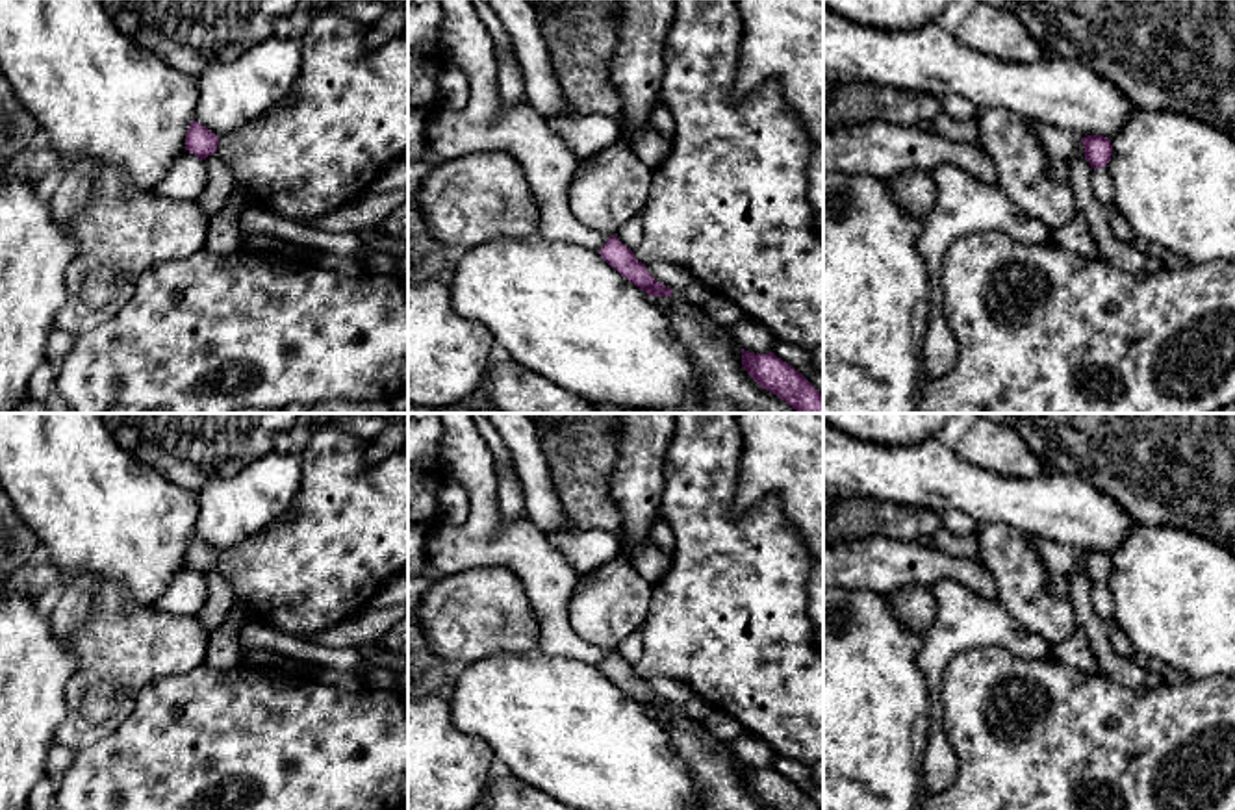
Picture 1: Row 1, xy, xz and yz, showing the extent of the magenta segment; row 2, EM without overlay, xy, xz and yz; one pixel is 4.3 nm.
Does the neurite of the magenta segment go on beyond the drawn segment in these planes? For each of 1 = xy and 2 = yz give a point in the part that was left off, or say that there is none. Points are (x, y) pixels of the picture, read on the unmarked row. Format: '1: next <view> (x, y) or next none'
1: next none
2: next none

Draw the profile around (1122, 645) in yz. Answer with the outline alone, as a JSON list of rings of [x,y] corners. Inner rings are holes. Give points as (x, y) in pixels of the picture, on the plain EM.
[[[1113,619],[1109,621],[1109,636],[1111,636],[1111,643],[1113,643],[1114,651],[1122,658],[1133,662],[1137,649],[1131,645],[1131,641],[1124,634],[1124,630]]]

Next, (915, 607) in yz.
[[[909,586],[888,597],[886,602],[898,621],[914,634],[925,632],[936,621],[936,599],[933,589]]]

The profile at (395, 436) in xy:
[[[408,421],[389,423],[386,430],[373,437],[365,449],[365,460],[378,463],[391,452],[408,447]]]

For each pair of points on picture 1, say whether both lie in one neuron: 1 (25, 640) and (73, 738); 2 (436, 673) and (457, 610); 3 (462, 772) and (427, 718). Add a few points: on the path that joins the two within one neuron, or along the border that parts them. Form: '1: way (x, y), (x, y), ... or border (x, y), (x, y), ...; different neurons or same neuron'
1: border (73, 675), (65, 684), (65, 718), (52, 742); different neurons
2: border (427, 642), (453, 668); different neurons
3: way (449, 760), (427, 738), (427, 731); same neuron

